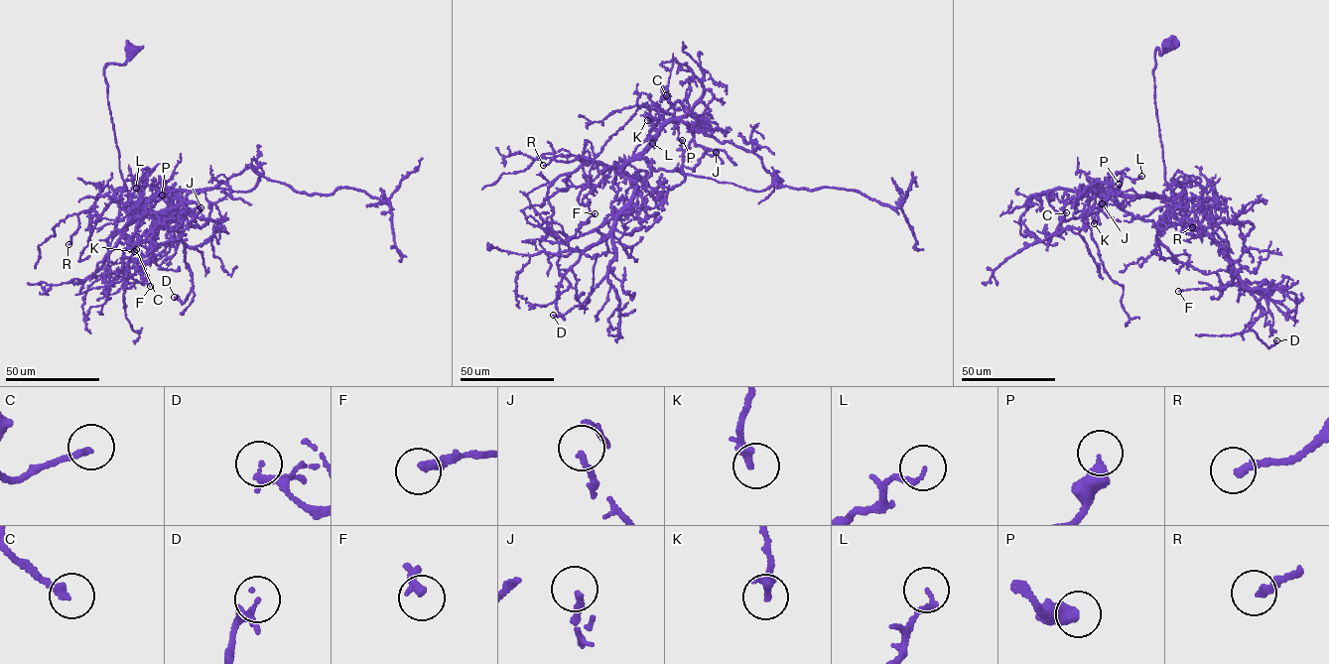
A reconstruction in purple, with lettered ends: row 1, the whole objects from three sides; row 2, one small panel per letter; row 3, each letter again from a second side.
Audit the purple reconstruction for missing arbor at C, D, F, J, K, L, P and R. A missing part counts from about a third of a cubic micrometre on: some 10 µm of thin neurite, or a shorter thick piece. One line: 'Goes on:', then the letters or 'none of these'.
Goes on: R

